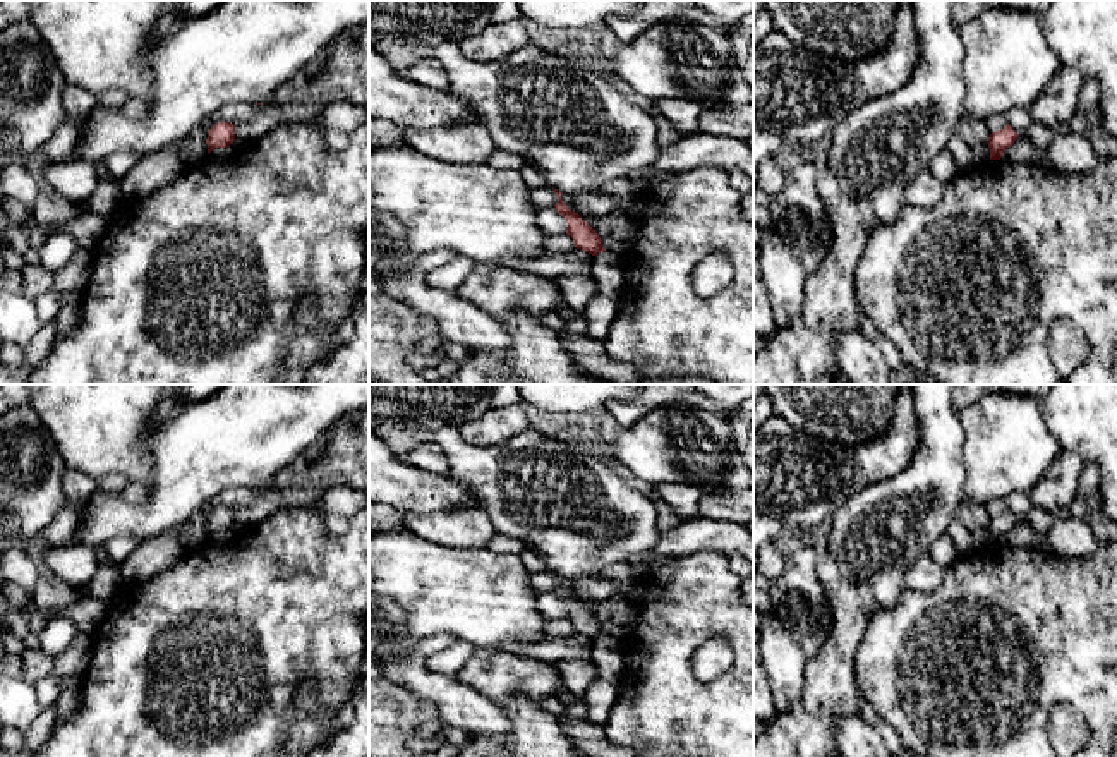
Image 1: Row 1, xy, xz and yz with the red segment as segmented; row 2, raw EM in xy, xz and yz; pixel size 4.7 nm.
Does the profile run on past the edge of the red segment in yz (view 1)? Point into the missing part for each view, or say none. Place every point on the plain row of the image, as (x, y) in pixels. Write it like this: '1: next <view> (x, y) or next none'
1: next none

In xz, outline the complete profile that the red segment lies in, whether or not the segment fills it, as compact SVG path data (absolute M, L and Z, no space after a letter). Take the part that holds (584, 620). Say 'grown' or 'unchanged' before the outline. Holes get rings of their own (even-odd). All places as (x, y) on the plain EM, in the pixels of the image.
unchanged; M554 573L558 580L558 587L554 589L554 594L566 604L566 620L570 620L575 627L577 633L582 633L592 640L597 640L599 637L604 637L602 623L597 620L597 616L582 604L582 601L575 596L571 596L561 584L561 578L558 573Z

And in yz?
unchanged; M1007 508L1004 513L992 517L988 522L990 544L1000 544L1004 536L1014 529L1019 518Z

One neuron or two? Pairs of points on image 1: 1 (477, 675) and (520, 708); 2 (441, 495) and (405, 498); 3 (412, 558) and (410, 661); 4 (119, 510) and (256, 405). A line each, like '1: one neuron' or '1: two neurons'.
1: two neurons
2: one neuron
3: two neurons
4: one neuron

